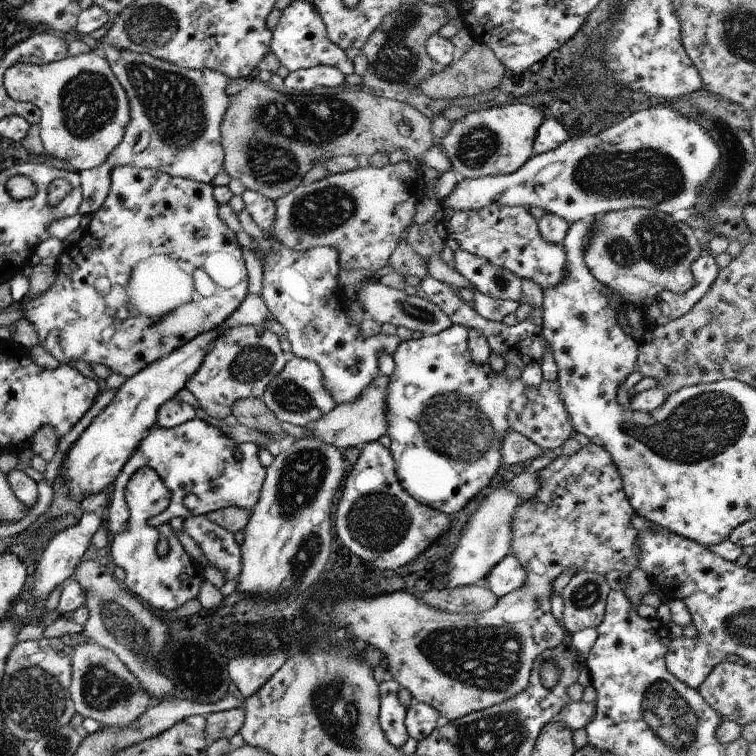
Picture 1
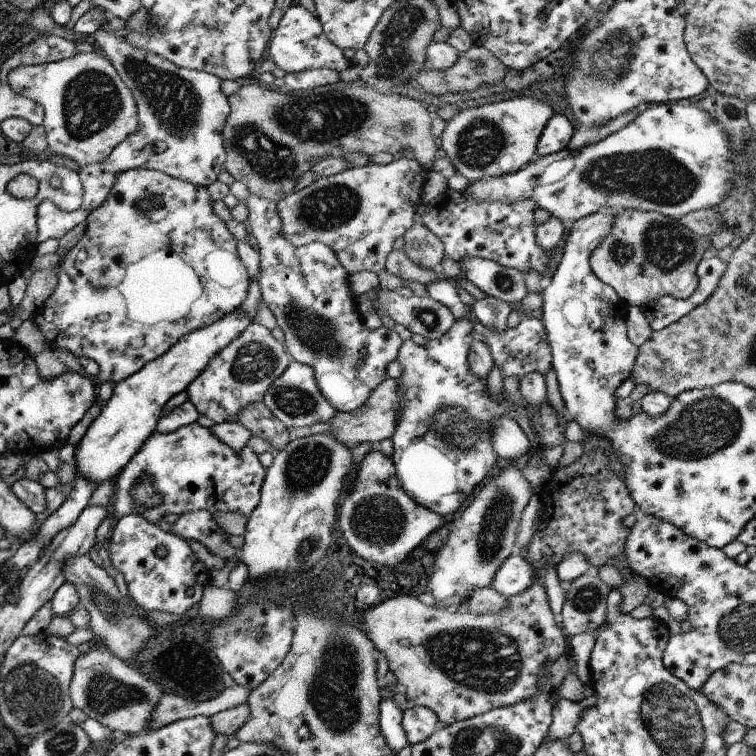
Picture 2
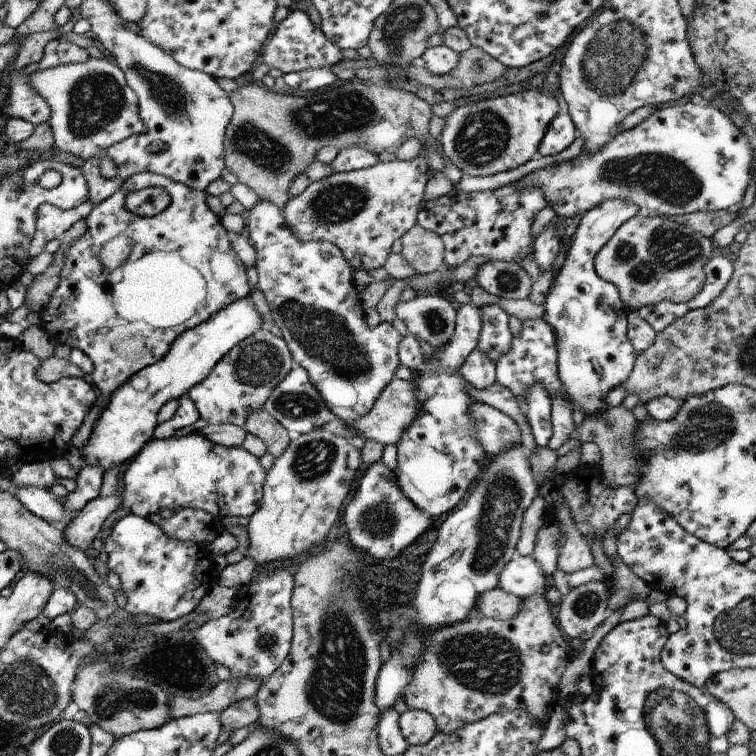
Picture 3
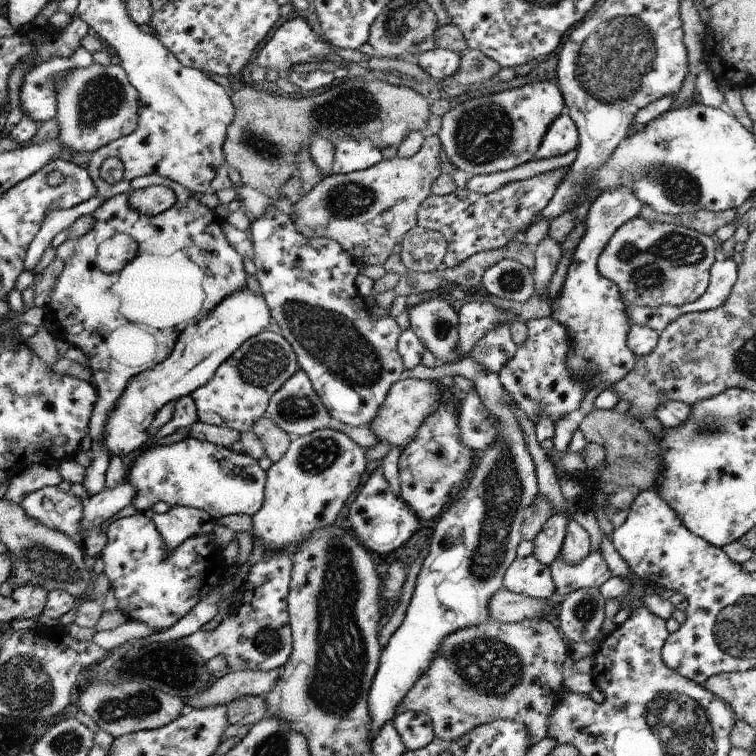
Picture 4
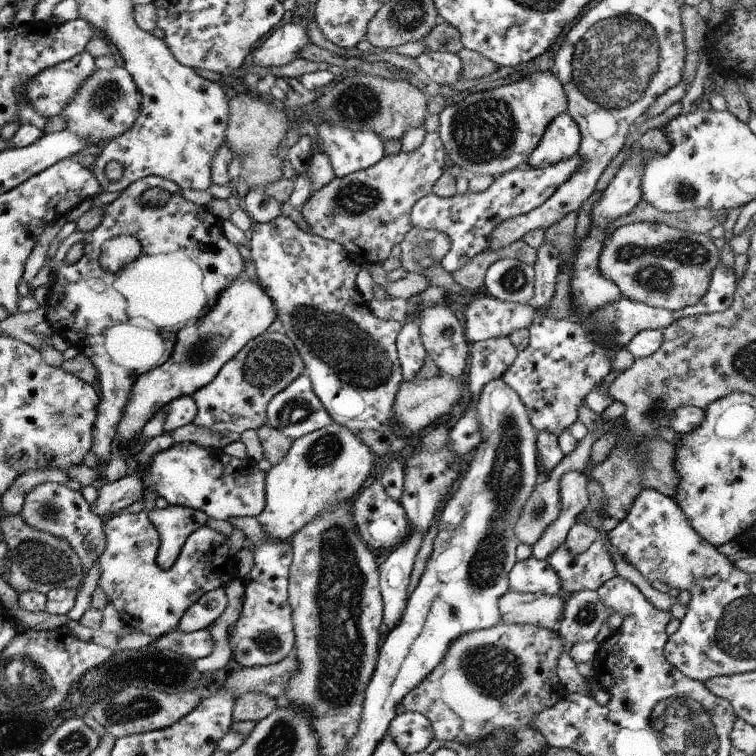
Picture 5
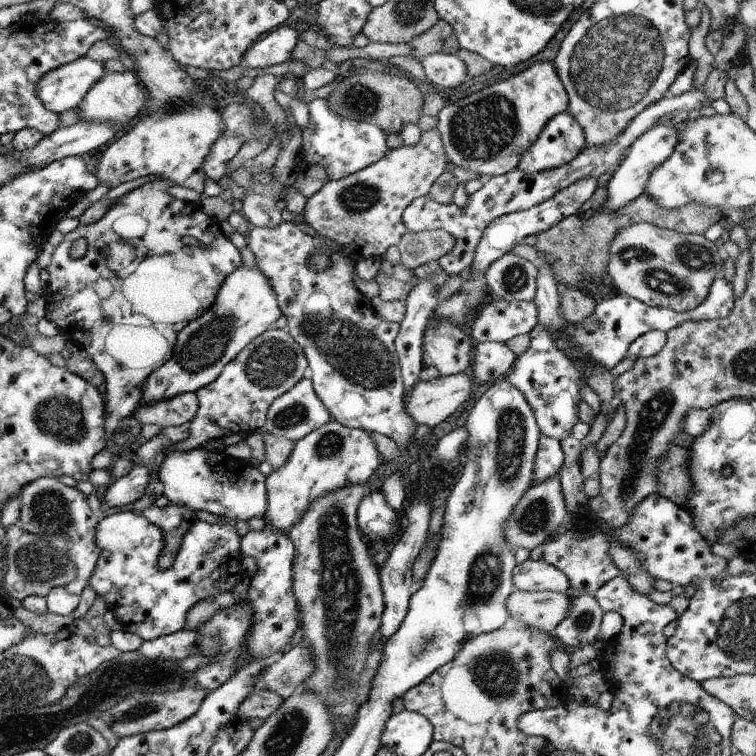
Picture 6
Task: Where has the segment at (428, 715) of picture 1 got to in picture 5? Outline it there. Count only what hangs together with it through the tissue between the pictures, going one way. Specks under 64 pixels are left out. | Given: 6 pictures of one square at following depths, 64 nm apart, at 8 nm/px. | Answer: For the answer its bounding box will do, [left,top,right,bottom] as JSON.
[387,711,435,755]

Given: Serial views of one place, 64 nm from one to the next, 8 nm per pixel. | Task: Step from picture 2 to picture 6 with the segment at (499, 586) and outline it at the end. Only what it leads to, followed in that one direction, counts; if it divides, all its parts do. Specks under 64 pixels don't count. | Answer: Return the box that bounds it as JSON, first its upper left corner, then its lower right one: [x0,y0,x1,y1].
[513,559,570,592]

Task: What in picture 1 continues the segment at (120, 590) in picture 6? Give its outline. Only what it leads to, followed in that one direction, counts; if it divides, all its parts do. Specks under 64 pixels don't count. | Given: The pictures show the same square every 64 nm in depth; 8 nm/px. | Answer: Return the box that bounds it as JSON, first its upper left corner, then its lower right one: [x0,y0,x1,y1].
[109,468,205,612]

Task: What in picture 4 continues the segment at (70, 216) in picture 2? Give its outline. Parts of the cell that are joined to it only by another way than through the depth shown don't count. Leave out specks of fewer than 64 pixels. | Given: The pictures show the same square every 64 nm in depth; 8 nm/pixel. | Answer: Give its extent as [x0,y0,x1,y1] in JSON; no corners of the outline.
[24,196,104,273]

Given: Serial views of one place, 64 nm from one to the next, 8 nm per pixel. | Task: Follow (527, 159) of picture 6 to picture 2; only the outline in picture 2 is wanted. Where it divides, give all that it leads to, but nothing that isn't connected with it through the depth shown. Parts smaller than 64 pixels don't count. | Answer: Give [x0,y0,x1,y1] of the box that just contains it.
[536,112,576,156]

